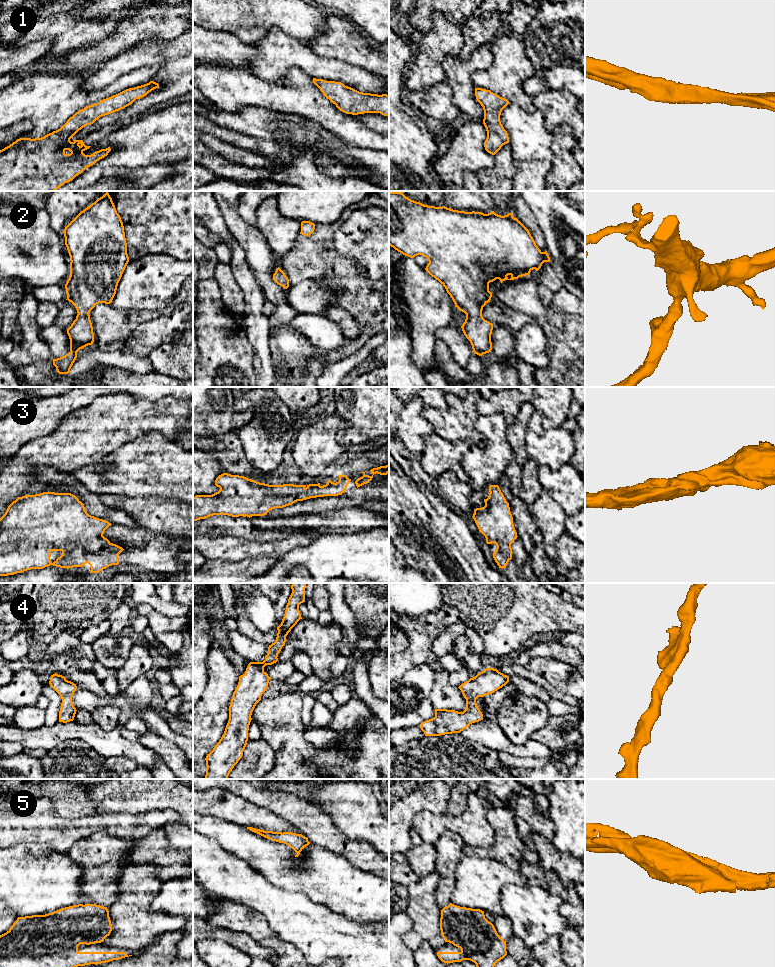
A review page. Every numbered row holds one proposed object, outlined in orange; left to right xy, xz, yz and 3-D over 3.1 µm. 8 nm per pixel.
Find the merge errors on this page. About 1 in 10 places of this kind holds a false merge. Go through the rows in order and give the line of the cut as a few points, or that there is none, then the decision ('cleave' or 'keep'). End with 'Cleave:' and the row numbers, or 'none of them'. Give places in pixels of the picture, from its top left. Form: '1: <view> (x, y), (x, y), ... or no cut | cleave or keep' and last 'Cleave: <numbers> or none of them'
1: no cut | keep
2: no cut | keep
3: no cut | keep
4: no cut | keep
5: no cut | keep
Cleave: none of them

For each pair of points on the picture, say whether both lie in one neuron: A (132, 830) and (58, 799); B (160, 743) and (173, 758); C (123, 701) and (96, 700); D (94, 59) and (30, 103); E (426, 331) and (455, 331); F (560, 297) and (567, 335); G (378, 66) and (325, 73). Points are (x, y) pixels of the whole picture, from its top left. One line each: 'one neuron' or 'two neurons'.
A: two neurons
B: one neuron
C: one neuron
D: two neurons
E: two neurons
F: two neurons
G: two neurons

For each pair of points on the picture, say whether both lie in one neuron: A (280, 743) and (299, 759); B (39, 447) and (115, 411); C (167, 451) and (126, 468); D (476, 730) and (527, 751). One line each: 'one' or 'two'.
A: one
B: one
C: one
D: one

